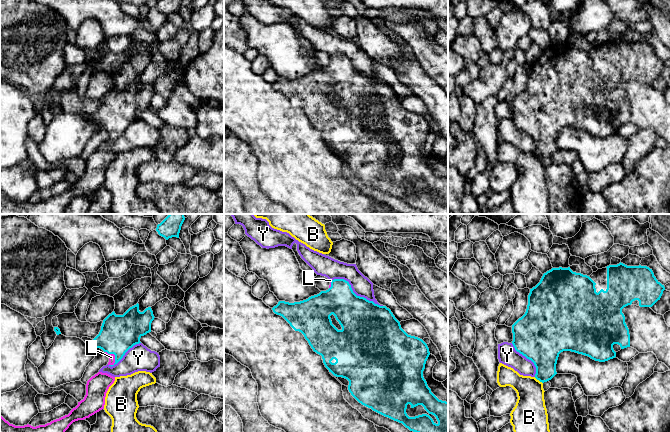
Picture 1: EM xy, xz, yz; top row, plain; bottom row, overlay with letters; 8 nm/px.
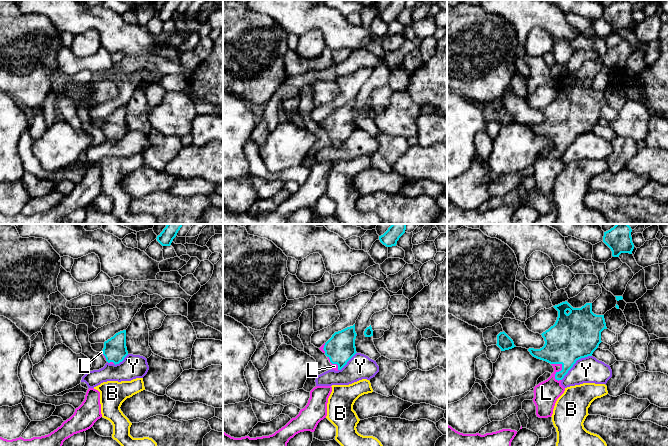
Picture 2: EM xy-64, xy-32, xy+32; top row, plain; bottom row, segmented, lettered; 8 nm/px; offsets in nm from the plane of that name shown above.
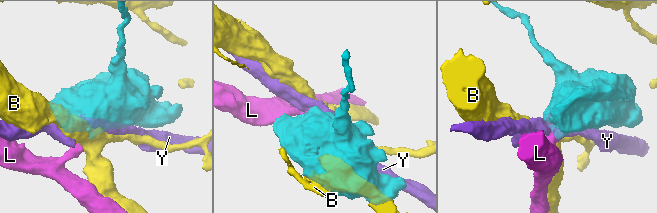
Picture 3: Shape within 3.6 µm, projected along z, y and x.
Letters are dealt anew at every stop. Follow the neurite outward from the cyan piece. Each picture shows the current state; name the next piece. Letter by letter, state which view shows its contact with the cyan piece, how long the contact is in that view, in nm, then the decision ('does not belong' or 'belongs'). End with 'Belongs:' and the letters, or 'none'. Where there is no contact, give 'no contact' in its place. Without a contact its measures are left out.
B: yz | 90 nm | does not belong
L: xy | 140 nm | belongs
Y: xz | 460 nm | does not belong
Belongs: L

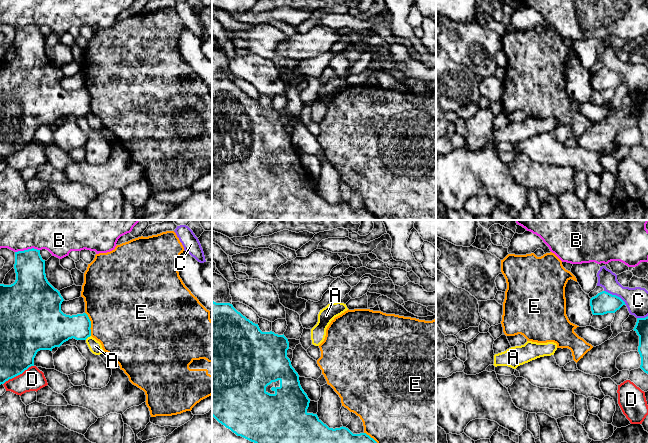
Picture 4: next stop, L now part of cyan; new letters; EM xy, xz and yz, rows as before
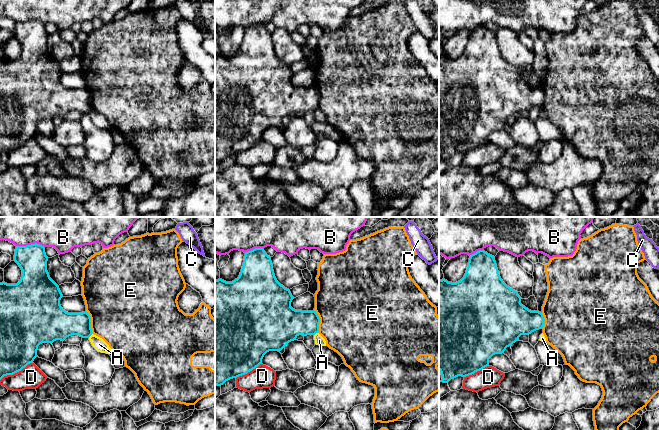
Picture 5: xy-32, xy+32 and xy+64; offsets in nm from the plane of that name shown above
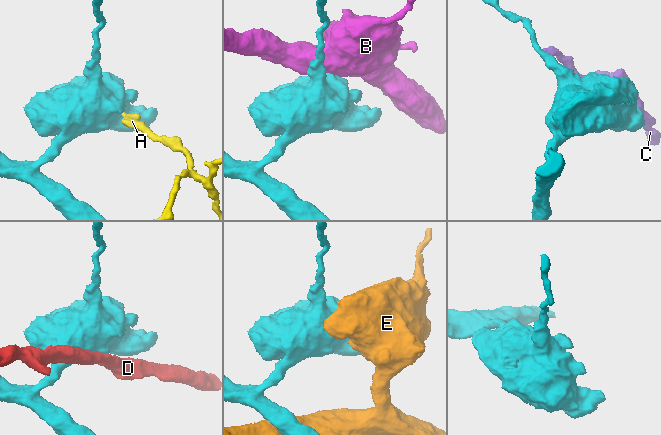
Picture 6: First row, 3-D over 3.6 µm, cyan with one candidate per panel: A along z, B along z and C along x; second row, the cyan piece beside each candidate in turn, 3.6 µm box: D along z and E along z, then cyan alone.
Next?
A: xy | 60 nm | does not belong
B: xy | 200 nm | does not belong
C: yz | 220 nm | does not belong
D: xy | 300 nm | does not belong
E: xy | 200 nm | does not belong
Belongs: none

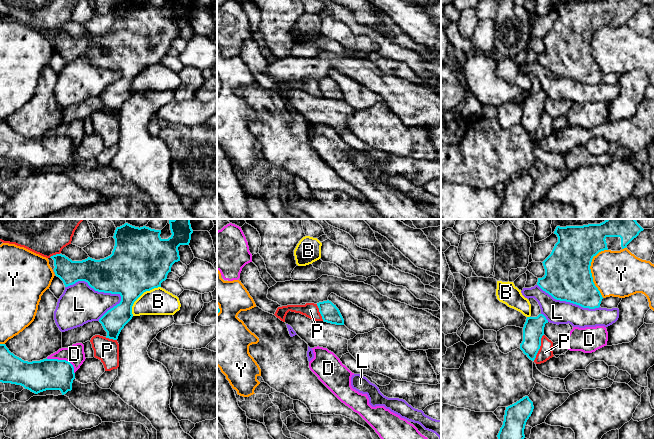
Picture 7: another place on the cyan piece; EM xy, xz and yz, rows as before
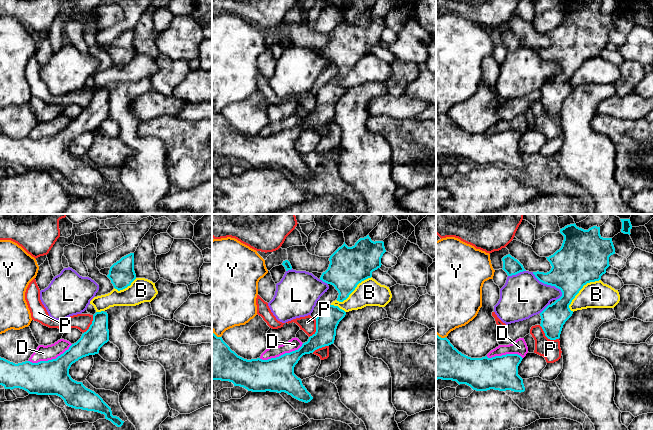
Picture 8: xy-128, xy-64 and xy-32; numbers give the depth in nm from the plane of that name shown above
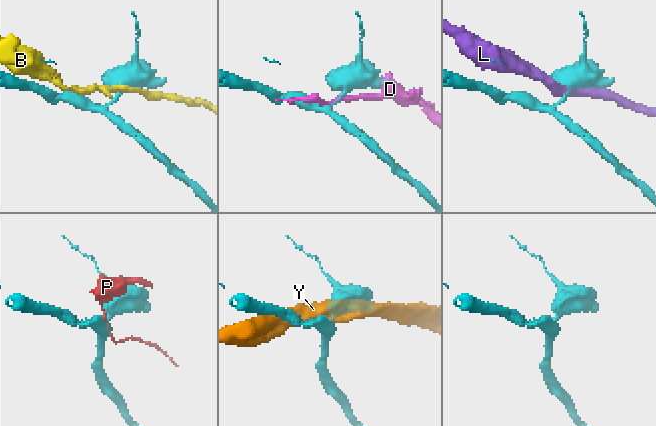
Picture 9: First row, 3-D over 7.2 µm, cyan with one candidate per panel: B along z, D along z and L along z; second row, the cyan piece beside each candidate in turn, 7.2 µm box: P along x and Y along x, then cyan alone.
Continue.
B: xy | 340 nm | does not belong
D: xy | 260 nm | does not belong
L: xy | 460 nm | does not belong
P: yz | 240 nm | does not belong
Y: yz | 400 nm | does not belong
Belongs: none

